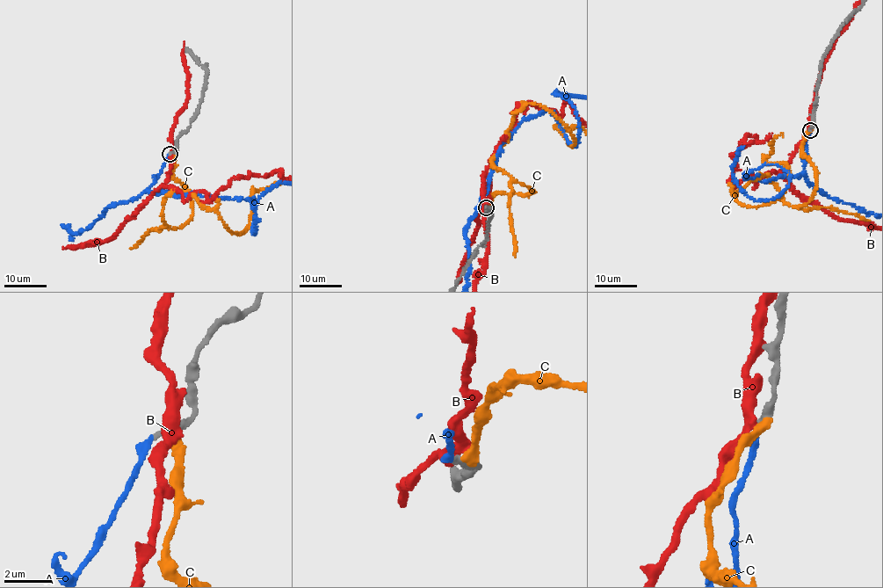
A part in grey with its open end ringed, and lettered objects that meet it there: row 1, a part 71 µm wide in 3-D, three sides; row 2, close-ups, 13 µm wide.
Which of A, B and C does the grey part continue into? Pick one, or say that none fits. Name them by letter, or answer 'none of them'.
A

